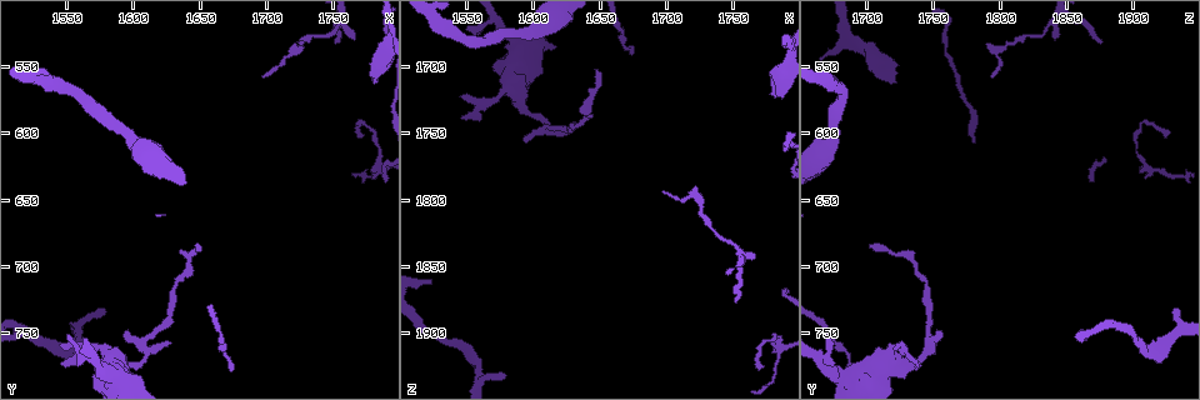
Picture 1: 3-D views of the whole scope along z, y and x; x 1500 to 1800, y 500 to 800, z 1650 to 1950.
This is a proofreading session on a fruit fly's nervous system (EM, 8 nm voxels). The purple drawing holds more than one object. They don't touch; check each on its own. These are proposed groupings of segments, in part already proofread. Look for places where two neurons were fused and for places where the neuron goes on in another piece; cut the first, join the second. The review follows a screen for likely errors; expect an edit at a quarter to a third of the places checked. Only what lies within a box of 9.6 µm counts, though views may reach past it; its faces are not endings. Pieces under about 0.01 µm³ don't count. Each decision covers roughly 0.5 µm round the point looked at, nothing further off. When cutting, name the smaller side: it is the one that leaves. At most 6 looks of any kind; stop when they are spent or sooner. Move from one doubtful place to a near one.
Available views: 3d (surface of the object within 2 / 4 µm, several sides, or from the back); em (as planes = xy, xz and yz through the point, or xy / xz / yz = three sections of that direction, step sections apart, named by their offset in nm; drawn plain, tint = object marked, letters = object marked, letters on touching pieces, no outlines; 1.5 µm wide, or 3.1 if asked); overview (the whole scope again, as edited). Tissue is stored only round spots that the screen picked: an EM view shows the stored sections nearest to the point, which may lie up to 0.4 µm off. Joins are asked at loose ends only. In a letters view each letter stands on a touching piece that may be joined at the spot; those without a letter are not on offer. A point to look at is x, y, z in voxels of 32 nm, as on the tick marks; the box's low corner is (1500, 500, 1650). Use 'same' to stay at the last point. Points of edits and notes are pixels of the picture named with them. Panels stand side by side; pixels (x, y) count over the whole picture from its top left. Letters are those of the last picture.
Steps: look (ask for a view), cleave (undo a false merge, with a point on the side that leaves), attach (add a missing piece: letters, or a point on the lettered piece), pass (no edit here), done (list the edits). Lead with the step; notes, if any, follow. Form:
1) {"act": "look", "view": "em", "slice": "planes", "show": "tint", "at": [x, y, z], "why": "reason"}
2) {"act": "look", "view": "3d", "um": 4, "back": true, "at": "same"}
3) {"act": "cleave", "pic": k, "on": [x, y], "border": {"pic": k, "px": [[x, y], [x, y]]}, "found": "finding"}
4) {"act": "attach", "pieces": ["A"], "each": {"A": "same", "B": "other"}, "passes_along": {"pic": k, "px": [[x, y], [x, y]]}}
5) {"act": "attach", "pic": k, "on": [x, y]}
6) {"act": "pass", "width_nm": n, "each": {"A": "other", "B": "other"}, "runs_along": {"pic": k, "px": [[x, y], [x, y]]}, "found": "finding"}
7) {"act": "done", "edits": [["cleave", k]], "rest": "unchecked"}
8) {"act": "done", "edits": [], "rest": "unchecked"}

{"act": "look", "view": "3d", "um": 2, "back": true, "at": [1772, 602, 1928], "why": "tapers out"}

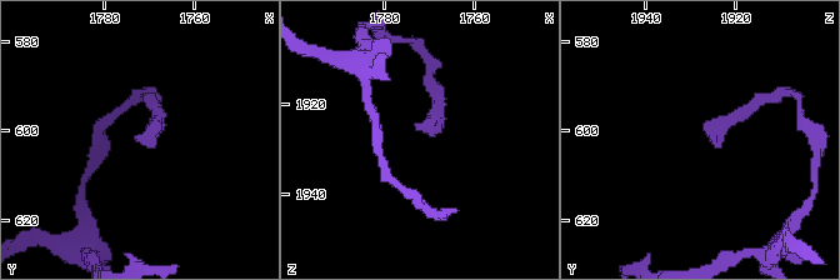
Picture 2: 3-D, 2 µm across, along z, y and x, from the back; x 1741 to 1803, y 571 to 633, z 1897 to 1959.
{"act": "look", "view": "em", "slice": "planes", "show": "letters", "at": [1772, 603, 1926], "why": "shape alone is not enough"}

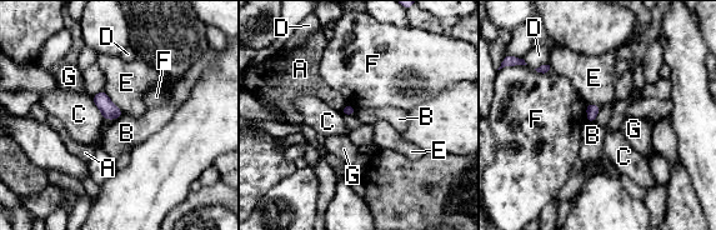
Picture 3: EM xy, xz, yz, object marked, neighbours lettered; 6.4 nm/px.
{"act": "pass", "each": {"A": "other", "B": "other", "C": "other", "D": "other", "E": "other", "F": "other", "G": "other"}, "border": {"pic": 3, "px": [[353, 108], [354, 115]]}, "found": "none of them fits"}

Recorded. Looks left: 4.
{"act": "look", "view": "3d", "um": 4, "at": [1724, 532, 1804]}

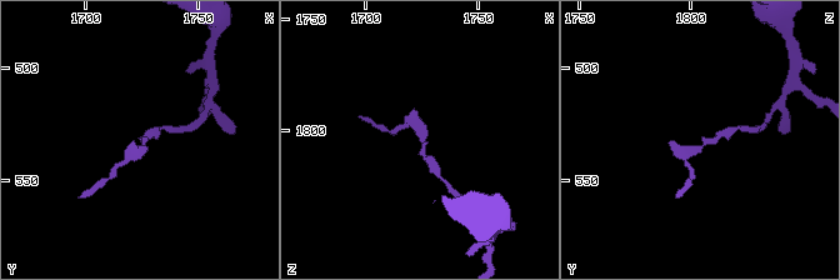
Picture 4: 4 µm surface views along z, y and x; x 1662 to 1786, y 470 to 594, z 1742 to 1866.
{"act": "look", "view": "em", "slice": "yz", "step": 8, "show": "tint", "at": [1725, 533, 1806], "why": "now the EM"}

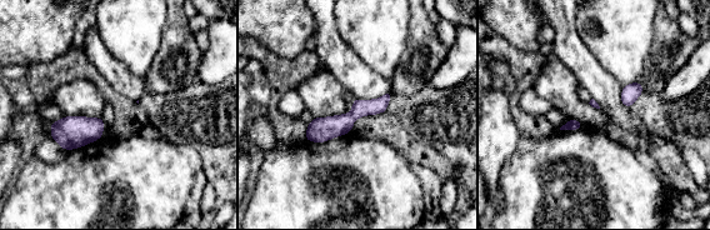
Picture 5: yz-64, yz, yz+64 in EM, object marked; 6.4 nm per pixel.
{"act": "look", "view": "em", "slice": "planes", "show": "letters", "at": "same"}

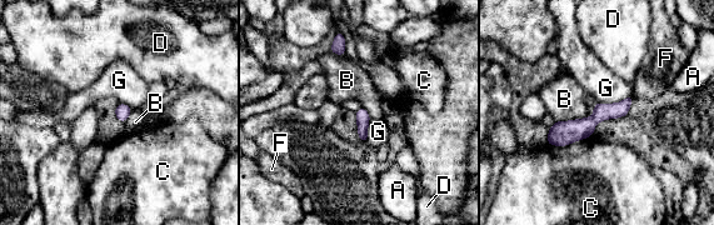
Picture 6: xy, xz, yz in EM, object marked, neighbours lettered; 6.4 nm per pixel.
{"act": "pass", "each": {"A": "other", "B": "other", "C": "other", "D": "other", "F": "other", "G": "other"}, "runs_along": {"pic": 6, "px": [[628, 101], [550, 141]]}, "found": "one neuron here"}

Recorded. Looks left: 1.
{"act": "done", "edits": [], "rest": "unchecked"}

